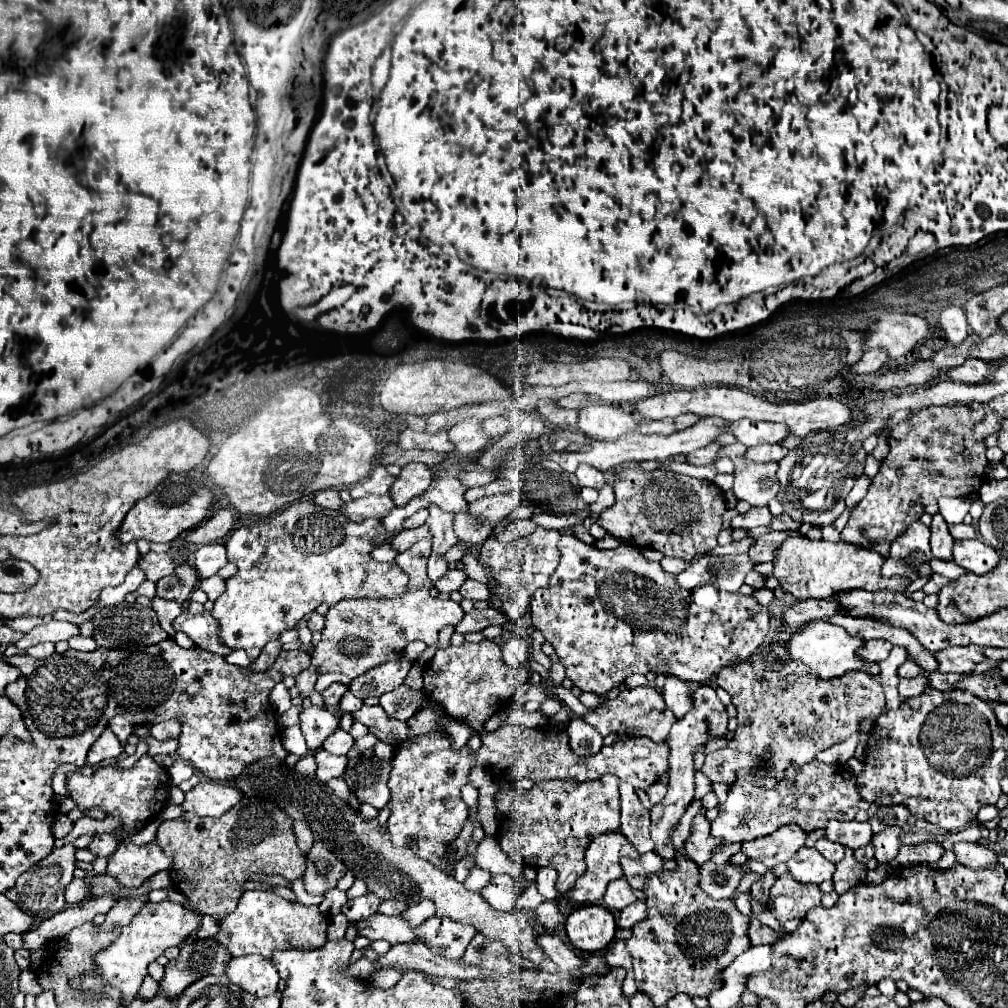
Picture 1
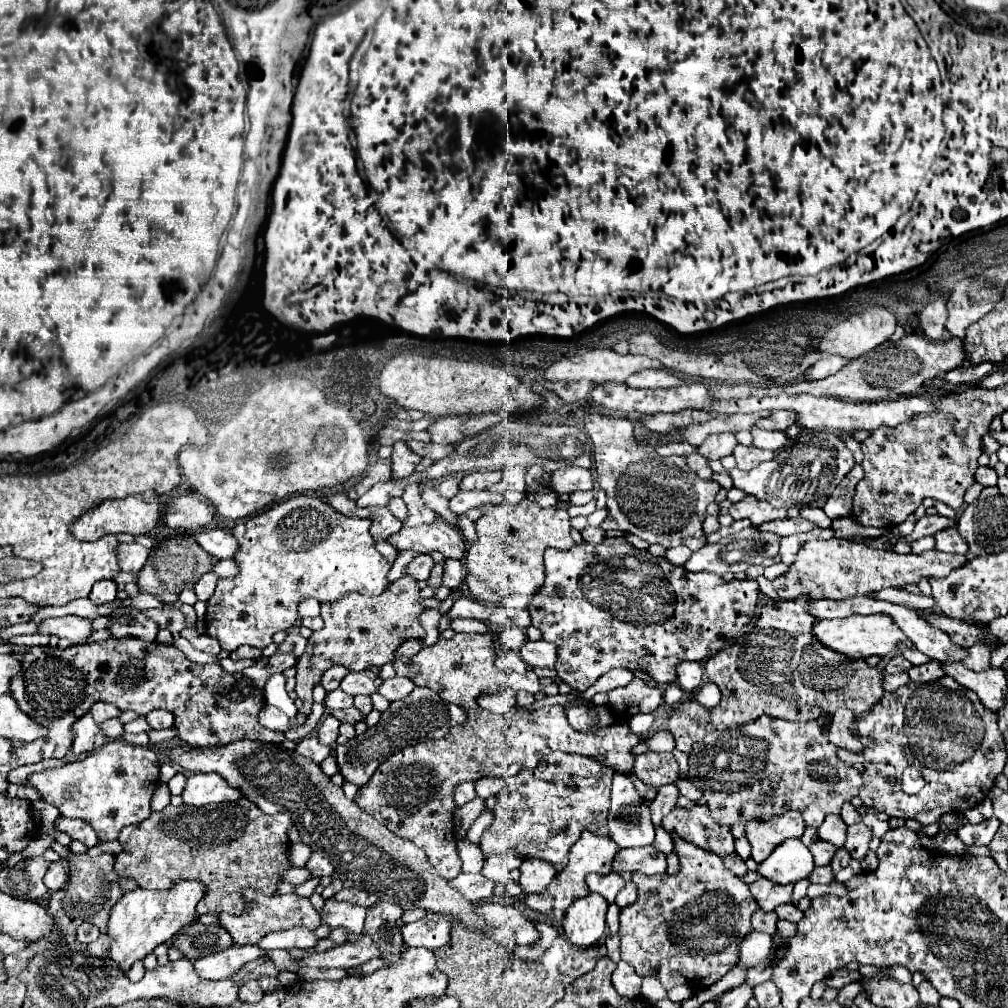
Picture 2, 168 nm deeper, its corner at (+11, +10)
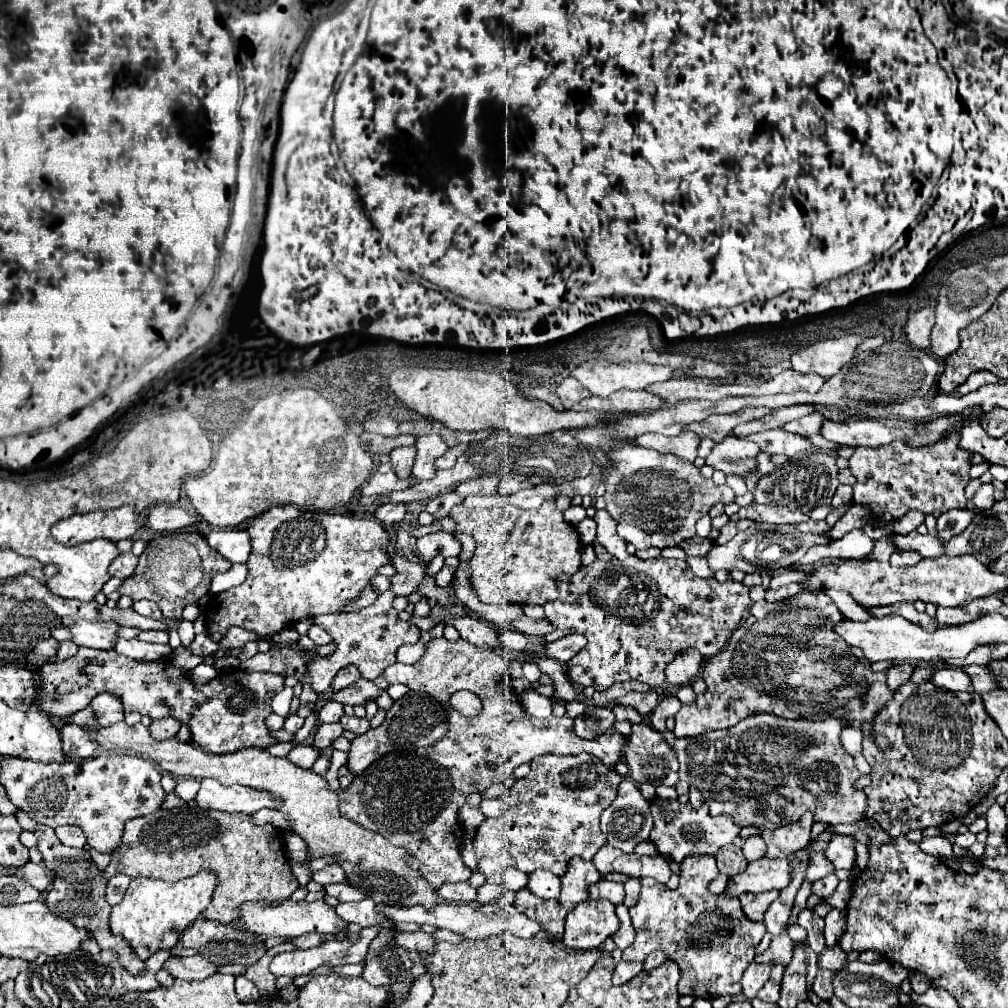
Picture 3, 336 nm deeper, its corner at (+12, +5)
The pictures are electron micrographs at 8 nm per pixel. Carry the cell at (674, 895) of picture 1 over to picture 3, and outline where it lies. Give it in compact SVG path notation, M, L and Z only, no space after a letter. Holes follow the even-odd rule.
M689 855L681 863L681 881L675 891L669 891L665 885L661 885L655 879L641 879L641 895L637 905L629 909L633 927L635 927L635 941L623 951L623 961L645 961L647 953L651 951L663 951L671 961L675 961L681 967L681 979L679 979L679 995L695 995L703 999L713 999L717 995L739 995L741 993L741 975L747 969L747 965L755 957L755 945L765 935L763 923L751 923L739 905L739 899L727 899L727 895L719 893L713 895L709 891L709 883L717 877L717 865L715 857L711 855Z

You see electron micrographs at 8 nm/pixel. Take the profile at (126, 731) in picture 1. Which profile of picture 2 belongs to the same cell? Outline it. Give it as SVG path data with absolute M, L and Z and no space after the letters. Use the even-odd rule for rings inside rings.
M96 702L92 708L90 708L90 714L94 716L96 724L102 724L110 718L118 718L120 716L120 710L112 704L106 704L106 702Z

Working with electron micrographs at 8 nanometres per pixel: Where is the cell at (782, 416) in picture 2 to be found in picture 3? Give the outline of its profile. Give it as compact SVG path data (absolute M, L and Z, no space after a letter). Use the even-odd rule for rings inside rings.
M813 411L813 413L809 413L797 421L787 423L783 429L789 433L799 433L799 435L815 435L821 429L821 421L823 421L823 413Z

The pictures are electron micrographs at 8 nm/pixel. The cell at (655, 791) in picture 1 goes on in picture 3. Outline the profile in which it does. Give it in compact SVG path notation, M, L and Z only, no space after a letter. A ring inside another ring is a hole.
M649 723L633 725L627 737L625 763L637 783L651 783L655 787L675 787L679 781L677 759L667 741Z

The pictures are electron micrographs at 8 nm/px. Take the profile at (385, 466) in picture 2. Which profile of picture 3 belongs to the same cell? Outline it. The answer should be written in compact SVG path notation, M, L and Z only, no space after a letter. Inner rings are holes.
M391 463L379 465L377 471L371 475L371 479L361 487L361 495L381 495L381 493L391 493L391 491L401 491L405 487L411 487L415 479L399 479L391 467Z

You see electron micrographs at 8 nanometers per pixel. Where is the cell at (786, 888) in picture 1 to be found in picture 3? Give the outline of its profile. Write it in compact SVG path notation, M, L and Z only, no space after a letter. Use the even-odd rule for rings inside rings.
M767 891L767 893L743 893L739 895L741 899L741 905L743 905L743 911L745 915L751 919L751 921L763 921L763 915L765 911L769 909L769 905L777 899L777 891Z

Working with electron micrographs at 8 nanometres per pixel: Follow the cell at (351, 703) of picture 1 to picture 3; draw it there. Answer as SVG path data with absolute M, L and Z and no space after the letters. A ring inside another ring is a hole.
M333 699L327 701L319 711L319 721L323 723L333 723L333 721L339 721L341 717L343 717L343 705L335 703Z

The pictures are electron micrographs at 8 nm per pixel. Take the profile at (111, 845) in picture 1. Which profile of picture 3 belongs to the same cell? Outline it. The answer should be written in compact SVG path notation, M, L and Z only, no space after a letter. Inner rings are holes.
M67 825L67 827L57 827L55 829L55 833L57 833L57 837L59 837L59 841L63 843L63 845L69 845L69 847L85 847L85 835L83 835L83 831L79 829L79 827L75 827L75 825Z

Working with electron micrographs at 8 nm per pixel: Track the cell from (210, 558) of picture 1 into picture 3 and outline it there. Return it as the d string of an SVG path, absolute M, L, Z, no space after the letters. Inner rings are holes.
M221 529L211 531L207 535L207 543L211 549L215 549L219 555L223 555L229 563L245 563L251 553L251 539L247 537L247 531L243 529Z

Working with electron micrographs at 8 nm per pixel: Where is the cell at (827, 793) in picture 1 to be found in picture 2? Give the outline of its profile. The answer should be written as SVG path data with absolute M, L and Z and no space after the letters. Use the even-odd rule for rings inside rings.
M760 716L742 726L734 726L726 736L716 736L710 732L692 746L692 752L688 756L688 778L696 788L700 788L712 816L718 822L724 822L724 826L732 826L736 822L744 824L754 818L766 820L786 810L798 810L802 812L808 826L818 828L828 814L840 814L842 804L858 796L858 790L862 786L860 772L836 756L838 748L828 740L822 728L824 718L810 722L790 722L772 716Z

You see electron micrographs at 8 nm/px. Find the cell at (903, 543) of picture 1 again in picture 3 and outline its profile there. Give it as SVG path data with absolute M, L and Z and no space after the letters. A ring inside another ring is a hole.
M951 509L947 513L941 513L937 519L937 535L943 541L949 541L951 537L959 535L967 529L967 523L973 519L975 511L969 509Z

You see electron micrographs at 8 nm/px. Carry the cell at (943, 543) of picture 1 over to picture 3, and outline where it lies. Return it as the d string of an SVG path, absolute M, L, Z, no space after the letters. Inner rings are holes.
M895 551L891 555L891 563L899 565L899 567L903 567L903 565L915 565L919 561L921 561L921 555L917 551Z

